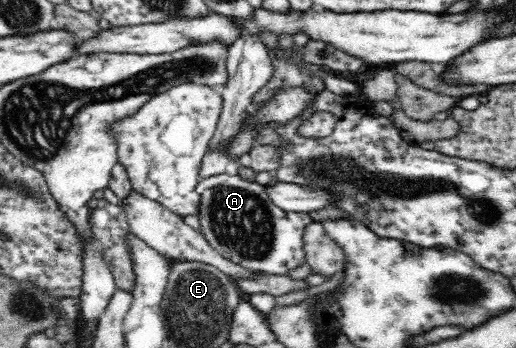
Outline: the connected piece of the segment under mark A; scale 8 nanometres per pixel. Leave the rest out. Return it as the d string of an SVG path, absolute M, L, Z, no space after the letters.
M213 175L200 180L196 191L200 195L199 200L199 231L209 246L221 256L232 261L235 265L245 267L249 272L264 272L275 276L285 276L289 270L296 269L305 263L303 252L303 237L305 227L311 221L307 213L287 212L279 209L270 201L265 193L264 186L256 182L250 183L240 176Z

